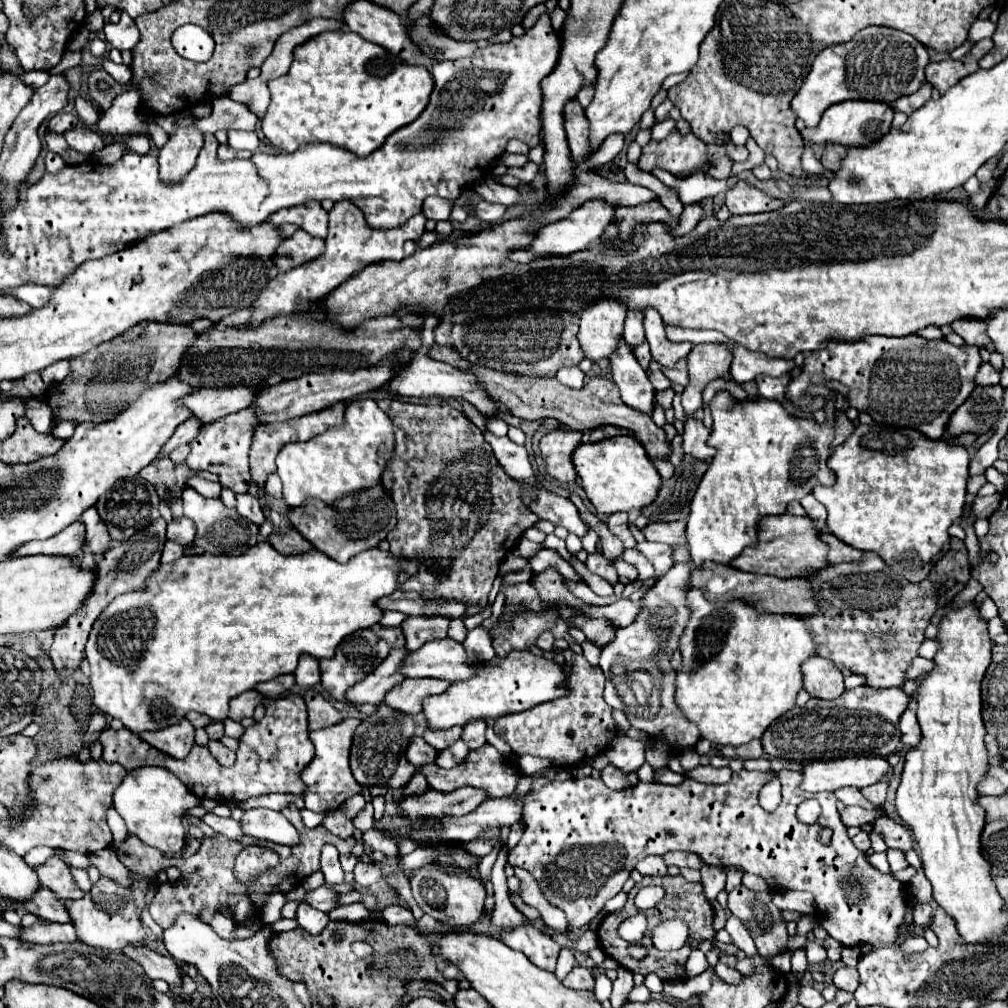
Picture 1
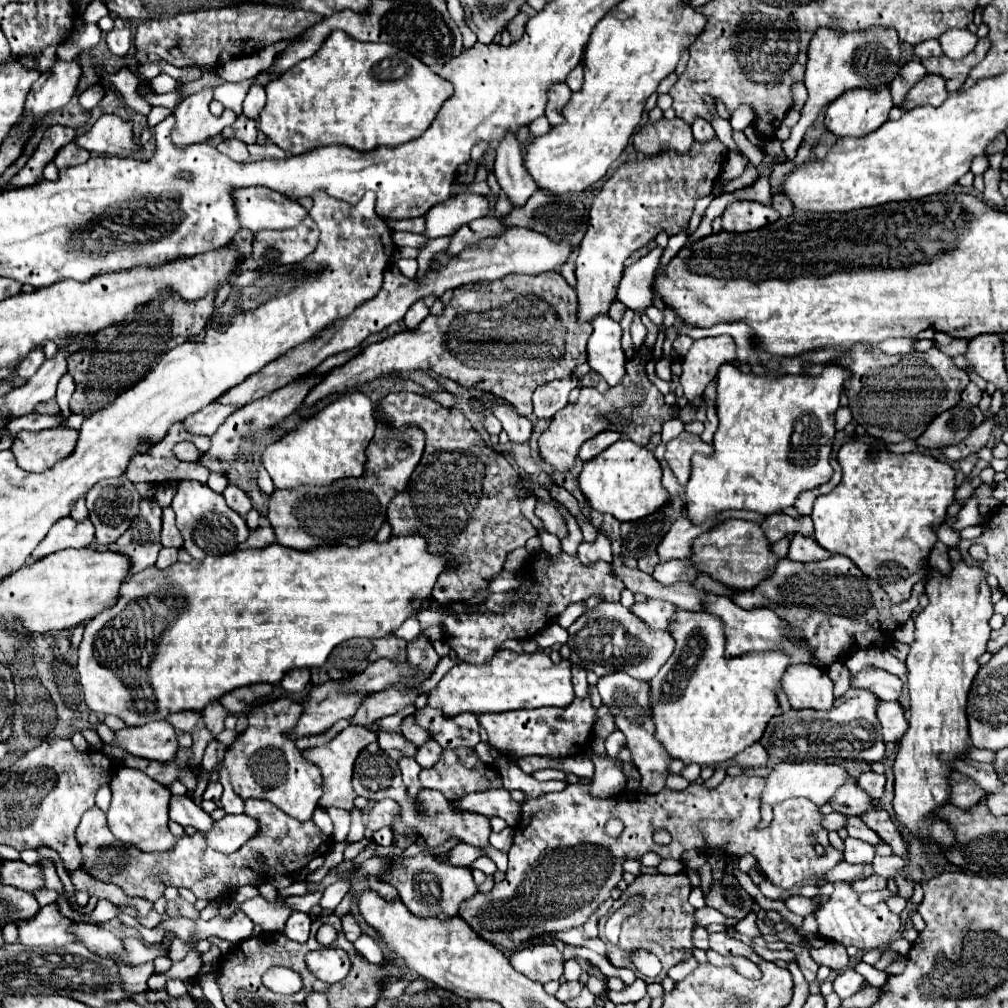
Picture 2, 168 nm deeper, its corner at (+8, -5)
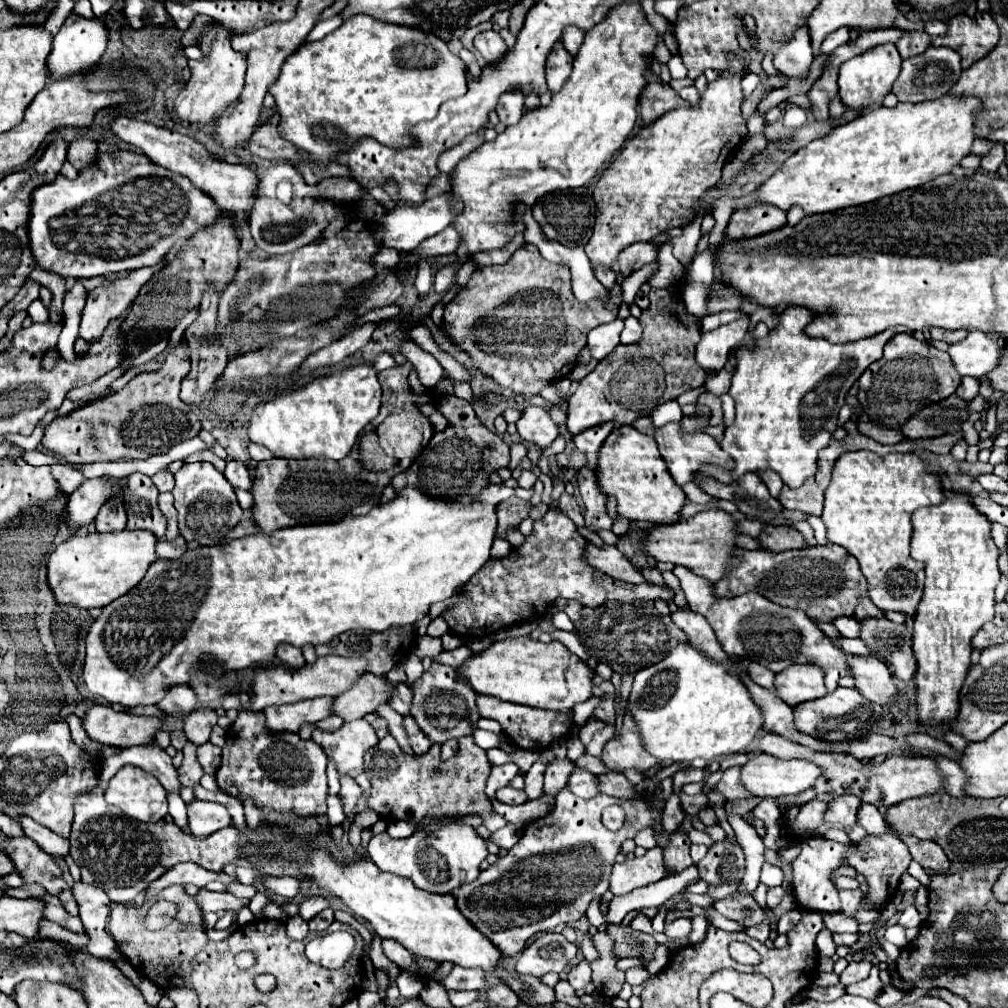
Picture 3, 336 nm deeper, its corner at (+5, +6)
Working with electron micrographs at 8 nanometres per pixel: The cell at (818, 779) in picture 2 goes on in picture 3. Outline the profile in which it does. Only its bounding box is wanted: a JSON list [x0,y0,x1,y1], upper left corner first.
[741,754,823,798]

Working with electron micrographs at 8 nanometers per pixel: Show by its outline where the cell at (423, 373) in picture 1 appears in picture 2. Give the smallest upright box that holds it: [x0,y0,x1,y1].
[492,405,532,445]

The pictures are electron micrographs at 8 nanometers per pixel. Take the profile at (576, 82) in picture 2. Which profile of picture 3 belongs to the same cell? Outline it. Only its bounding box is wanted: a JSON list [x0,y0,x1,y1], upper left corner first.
[563,26,585,58]

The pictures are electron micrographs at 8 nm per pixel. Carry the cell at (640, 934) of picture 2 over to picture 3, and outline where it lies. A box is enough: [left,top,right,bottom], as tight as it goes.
[663,832,693,874]

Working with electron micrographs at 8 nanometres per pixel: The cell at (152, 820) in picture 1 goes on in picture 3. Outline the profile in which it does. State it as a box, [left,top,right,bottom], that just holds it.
[105,766,167,822]

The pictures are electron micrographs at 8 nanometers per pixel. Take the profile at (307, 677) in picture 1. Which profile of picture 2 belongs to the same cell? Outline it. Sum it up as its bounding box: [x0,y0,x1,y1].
[280,669,310,693]

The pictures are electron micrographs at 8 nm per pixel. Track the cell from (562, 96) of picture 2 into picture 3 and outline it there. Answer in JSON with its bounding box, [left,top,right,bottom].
[547,44,573,94]

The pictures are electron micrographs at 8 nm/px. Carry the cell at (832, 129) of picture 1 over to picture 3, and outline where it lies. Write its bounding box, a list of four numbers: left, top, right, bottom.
[839,44,901,112]

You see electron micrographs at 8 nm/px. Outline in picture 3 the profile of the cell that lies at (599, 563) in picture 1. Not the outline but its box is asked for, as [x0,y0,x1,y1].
[579,468,611,532]

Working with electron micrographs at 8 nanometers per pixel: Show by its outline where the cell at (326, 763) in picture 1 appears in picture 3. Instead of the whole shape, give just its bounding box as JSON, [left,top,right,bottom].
[313,718,379,778]

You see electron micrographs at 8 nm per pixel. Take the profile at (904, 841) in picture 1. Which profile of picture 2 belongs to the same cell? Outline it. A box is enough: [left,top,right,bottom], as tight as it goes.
[844,817,880,845]

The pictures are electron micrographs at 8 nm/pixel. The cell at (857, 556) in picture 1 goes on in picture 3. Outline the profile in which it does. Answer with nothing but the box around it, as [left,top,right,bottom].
[759,526,807,552]

